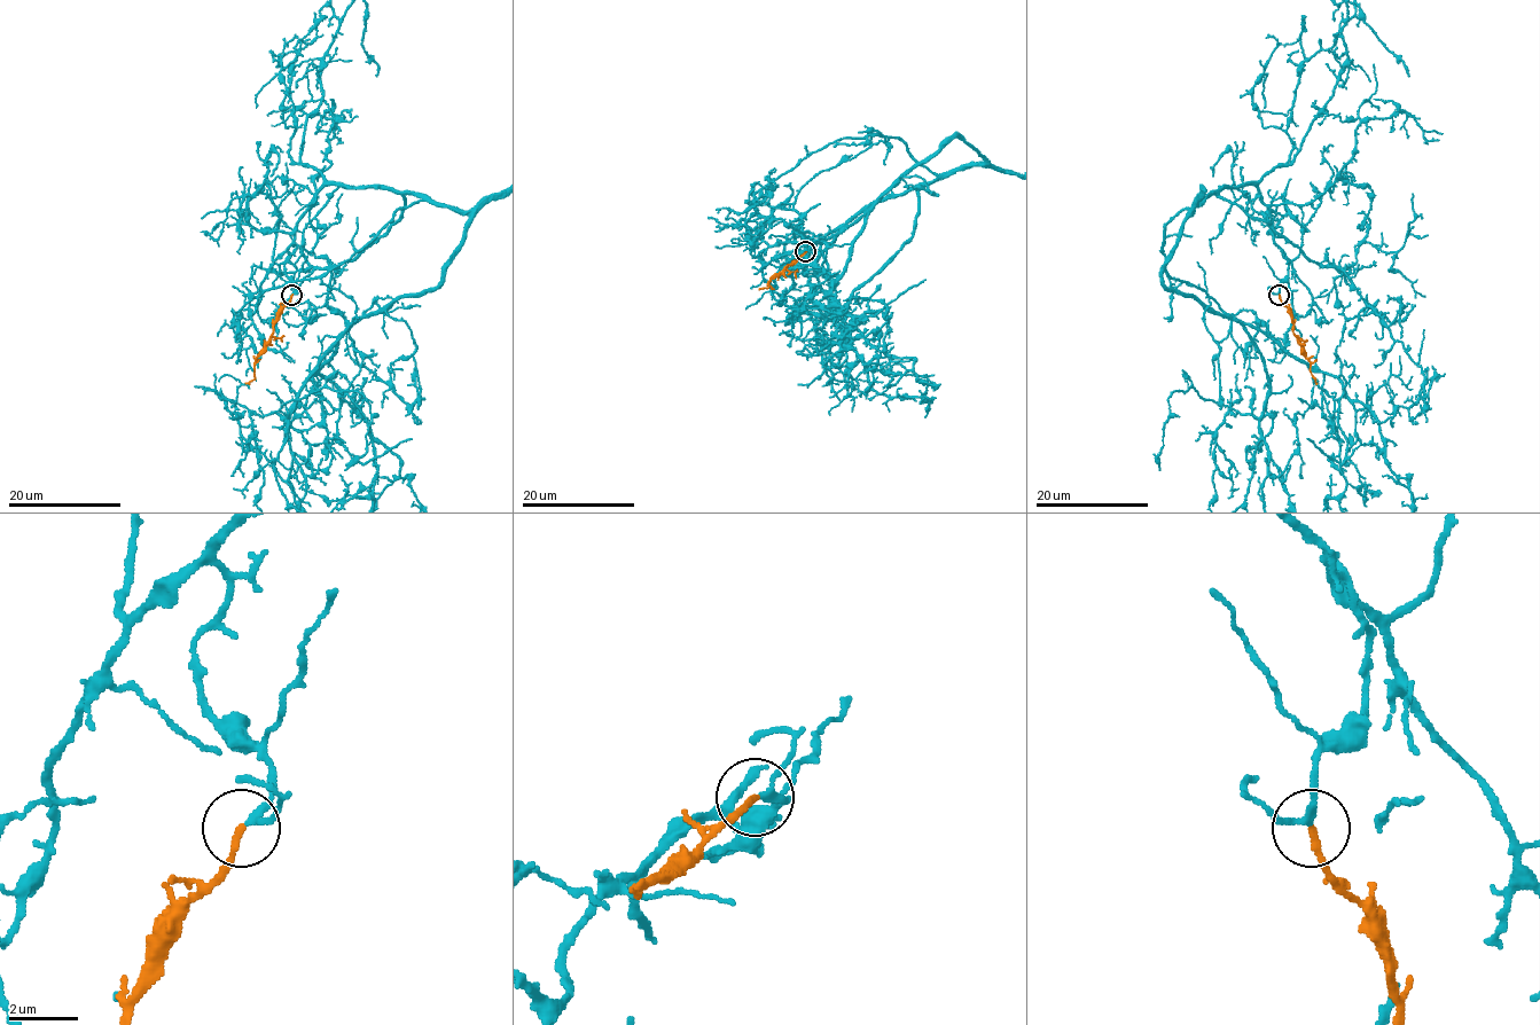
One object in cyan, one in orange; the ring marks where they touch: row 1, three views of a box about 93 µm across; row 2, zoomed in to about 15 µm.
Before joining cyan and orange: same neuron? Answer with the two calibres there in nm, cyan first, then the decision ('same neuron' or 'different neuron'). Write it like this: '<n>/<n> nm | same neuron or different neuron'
170/200 nm | same neuron

